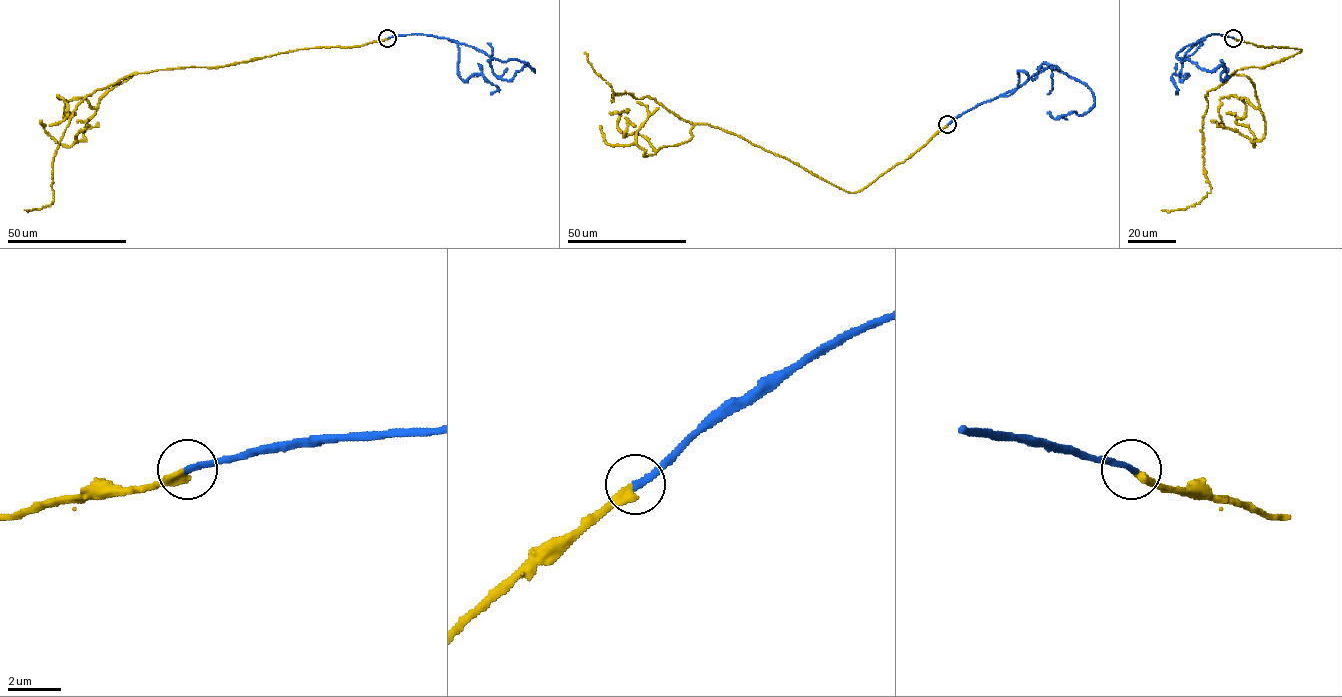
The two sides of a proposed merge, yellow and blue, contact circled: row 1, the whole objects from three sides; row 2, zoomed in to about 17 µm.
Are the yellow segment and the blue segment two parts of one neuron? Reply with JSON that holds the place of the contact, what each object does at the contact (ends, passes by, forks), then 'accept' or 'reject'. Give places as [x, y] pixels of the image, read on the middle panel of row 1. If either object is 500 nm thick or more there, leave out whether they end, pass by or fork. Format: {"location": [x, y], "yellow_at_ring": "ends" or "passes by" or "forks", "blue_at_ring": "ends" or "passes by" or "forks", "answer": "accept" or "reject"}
{"location": [947, 124], "yellow_at_ring": "ends", "blue_at_ring": "ends", "answer": "accept"}

